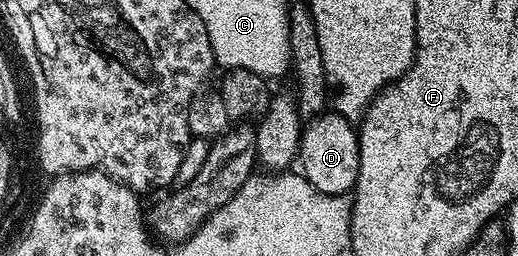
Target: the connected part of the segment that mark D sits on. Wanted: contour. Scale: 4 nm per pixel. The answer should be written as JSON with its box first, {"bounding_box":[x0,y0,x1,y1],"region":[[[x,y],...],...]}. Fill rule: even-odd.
{"bounding_box":[297,111,359,195],"region":[[[324,111],[306,122],[297,158],[301,172],[317,191],[325,195],[347,195],[359,178],[359,135],[356,126],[334,111]]]}

